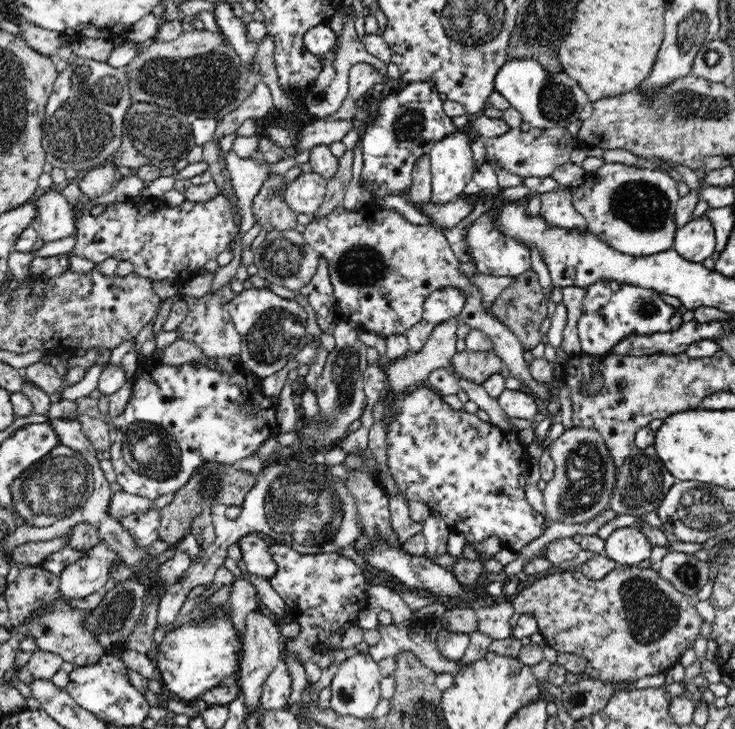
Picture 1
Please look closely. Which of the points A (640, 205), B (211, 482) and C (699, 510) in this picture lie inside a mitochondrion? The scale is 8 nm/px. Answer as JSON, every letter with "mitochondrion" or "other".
{"A":"mitochondrion","B":"mitochondrion","C":"mitochondrion"}

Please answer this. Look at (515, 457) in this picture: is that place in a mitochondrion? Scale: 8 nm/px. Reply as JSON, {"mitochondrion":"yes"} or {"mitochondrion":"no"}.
{"mitochondrion":"no"}

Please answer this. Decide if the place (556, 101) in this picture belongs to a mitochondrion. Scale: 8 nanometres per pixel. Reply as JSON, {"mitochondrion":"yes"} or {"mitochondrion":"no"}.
{"mitochondrion":"yes"}

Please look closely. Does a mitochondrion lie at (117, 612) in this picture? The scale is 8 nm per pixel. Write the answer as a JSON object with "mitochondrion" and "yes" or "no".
{"mitochondrion":"yes"}

